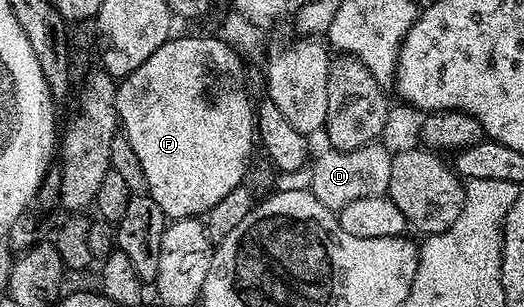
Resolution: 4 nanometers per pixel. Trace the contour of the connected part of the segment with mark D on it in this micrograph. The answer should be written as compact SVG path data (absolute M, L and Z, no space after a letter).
M374 141L350 151L325 149L325 152L318 159L316 156L311 163L313 176L309 187L313 195L319 197L319 201L323 201L323 205L340 212L341 208L351 205L351 201L359 201L359 197L386 194L391 181L391 161L394 152L388 151L383 144L384 142Z

